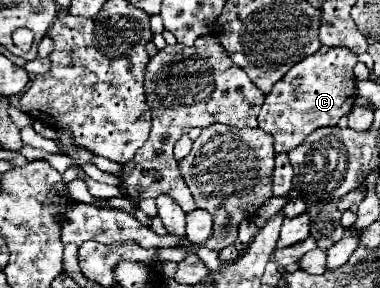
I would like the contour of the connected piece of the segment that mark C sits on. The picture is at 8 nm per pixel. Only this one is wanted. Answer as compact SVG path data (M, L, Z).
M320 47L316 53L308 55L306 59L302 59L300 63L296 63L284 77L282 81L278 81L272 91L266 95L262 111L258 115L258 123L260 129L264 129L266 133L270 133L274 137L274 149L276 153L280 151L292 151L294 147L298 147L314 129L318 127L326 127L326 125L336 125L340 117L348 115L350 109L354 107L354 99L356 99L356 79L354 79L354 65L358 63L356 55L350 49L344 47Z

